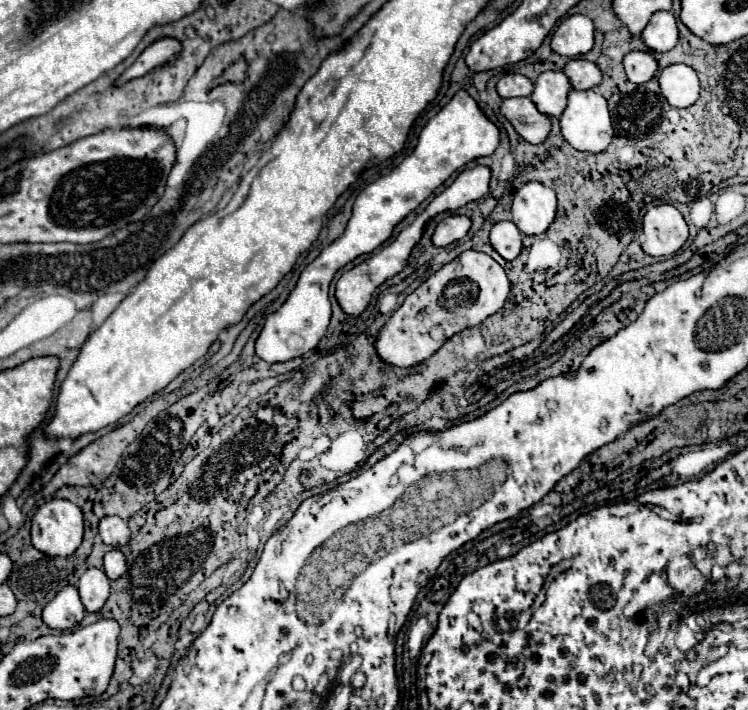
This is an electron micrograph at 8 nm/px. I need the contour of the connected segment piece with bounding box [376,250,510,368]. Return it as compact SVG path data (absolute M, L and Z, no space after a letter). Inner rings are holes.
M466 250L406 296L402 306L378 334L378 356L392 366L416 366L430 358L454 334L478 326L484 318L498 312L504 306L508 292L510 280L504 268L484 252Z

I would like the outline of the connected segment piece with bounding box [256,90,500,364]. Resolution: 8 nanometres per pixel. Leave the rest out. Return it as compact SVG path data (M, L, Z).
M466 90L456 92L454 98L422 128L412 154L406 156L390 174L380 176L356 196L352 216L344 232L302 270L298 284L290 292L288 300L266 318L264 328L256 340L256 354L264 362L274 364L314 350L330 323L328 286L334 274L348 262L356 260L362 254L370 254L380 244L384 244L402 218L406 218L414 208L430 198L432 192L464 164L482 156L490 156L498 148L498 142L498 128L482 114L474 98Z

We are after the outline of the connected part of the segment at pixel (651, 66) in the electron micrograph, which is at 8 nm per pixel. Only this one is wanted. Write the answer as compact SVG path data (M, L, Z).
M628 52L624 58L624 68L626 68L626 76L630 82L636 84L644 84L650 78L654 78L656 70L658 70L658 62L654 60L654 56L650 52Z

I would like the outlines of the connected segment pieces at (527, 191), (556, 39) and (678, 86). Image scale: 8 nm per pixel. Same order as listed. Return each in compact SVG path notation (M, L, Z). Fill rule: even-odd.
M540 182L524 184L512 202L512 222L524 234L542 234L554 222L556 192Z
M574 14L560 22L550 42L552 50L560 56L580 56L592 50L594 46L594 24L588 16Z
M672 64L658 76L660 92L674 108L688 108L698 100L700 82L694 68L686 64Z

